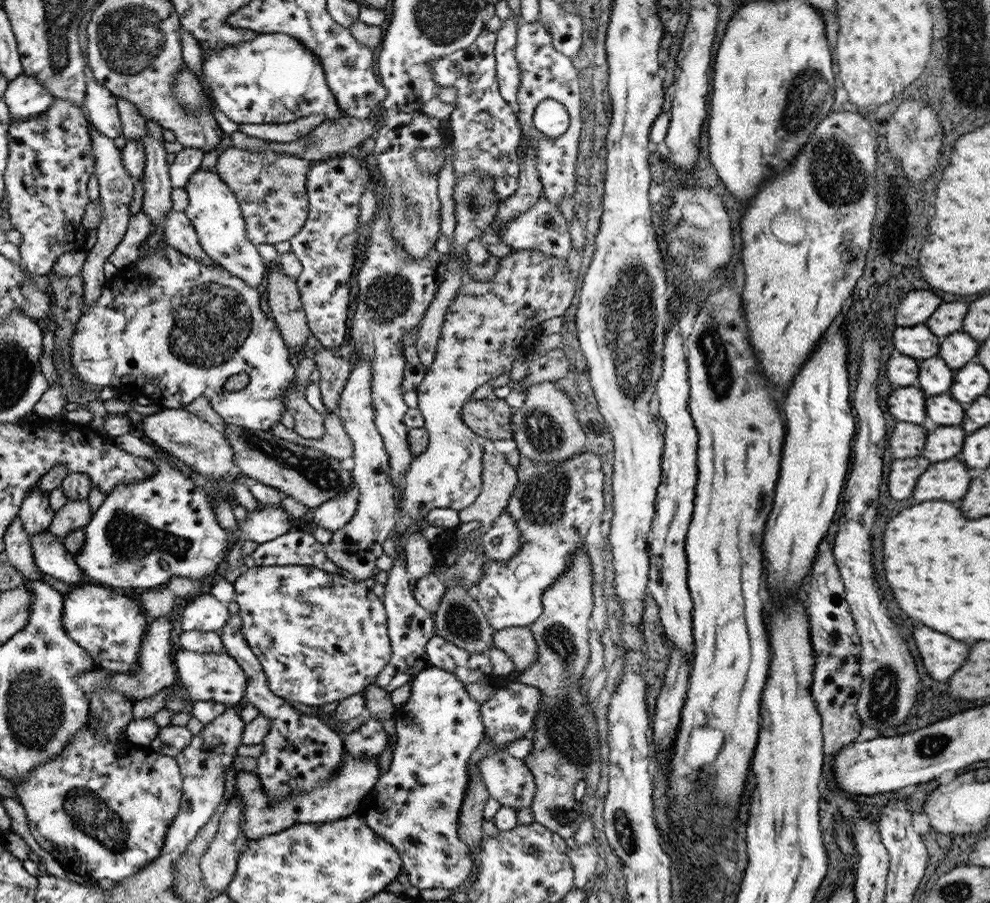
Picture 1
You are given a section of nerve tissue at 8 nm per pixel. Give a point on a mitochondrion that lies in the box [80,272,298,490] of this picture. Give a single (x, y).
(211, 321)

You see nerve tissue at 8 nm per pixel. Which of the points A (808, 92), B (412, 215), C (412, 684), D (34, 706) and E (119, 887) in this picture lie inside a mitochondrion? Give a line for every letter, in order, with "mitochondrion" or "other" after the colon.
A: mitochondrion
B: mitochondrion
C: other
D: mitochondrion
E: other

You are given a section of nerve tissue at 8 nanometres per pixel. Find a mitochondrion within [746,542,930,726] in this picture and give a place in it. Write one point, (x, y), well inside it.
(885, 684)

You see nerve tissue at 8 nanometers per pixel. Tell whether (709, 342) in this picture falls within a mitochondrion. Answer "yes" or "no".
yes

